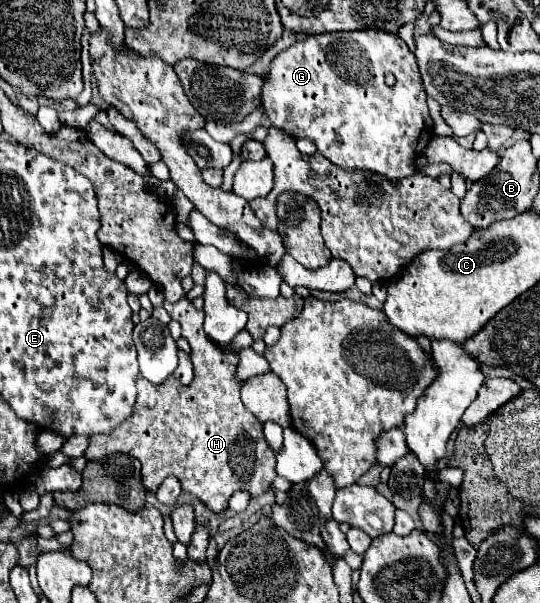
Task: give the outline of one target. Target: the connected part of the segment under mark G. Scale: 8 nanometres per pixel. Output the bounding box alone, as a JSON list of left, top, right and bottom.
[262,29,434,181]

